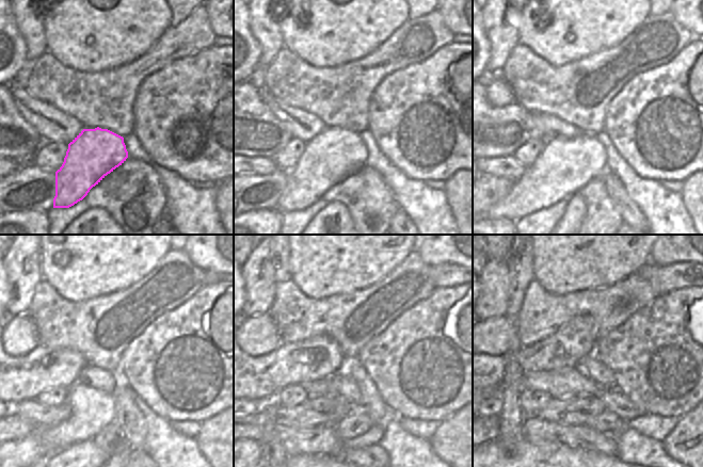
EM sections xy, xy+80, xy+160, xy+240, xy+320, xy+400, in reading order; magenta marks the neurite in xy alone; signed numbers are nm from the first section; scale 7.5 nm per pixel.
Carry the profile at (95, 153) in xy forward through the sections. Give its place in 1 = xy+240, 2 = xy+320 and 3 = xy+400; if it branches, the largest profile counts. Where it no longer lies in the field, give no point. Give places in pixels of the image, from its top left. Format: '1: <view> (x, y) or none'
1: xy+240 (93, 409)
2: xy+320 (255, 450)
3: none

